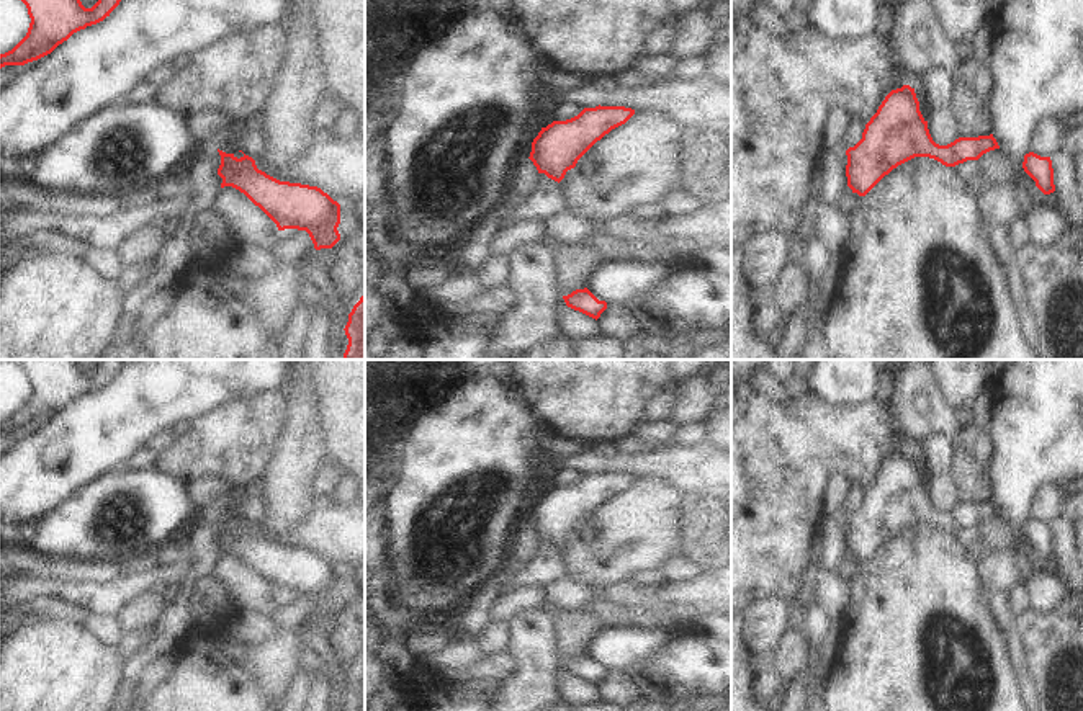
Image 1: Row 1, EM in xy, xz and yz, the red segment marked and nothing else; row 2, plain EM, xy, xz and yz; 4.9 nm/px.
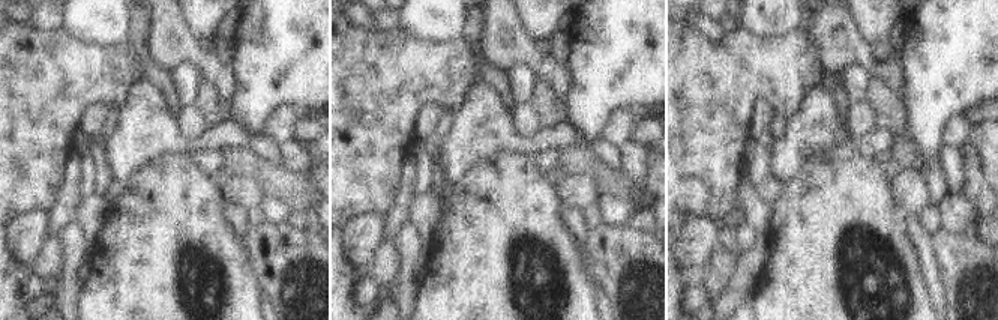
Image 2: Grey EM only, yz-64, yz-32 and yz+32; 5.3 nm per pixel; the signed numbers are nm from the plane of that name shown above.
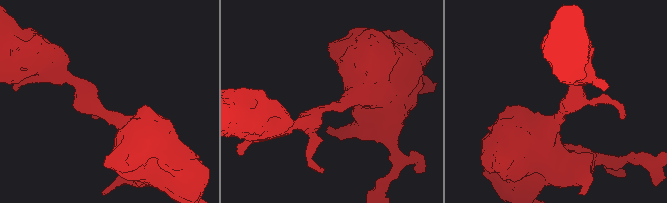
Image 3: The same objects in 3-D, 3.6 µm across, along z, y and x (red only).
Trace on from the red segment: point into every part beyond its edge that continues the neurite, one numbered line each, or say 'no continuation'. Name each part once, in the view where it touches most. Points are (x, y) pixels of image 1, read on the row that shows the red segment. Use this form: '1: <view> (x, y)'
no continuation

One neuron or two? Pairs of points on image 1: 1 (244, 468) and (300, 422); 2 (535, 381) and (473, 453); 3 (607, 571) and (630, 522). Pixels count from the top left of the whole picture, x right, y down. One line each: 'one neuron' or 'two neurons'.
1: two neurons
2: two neurons
3: one neuron

